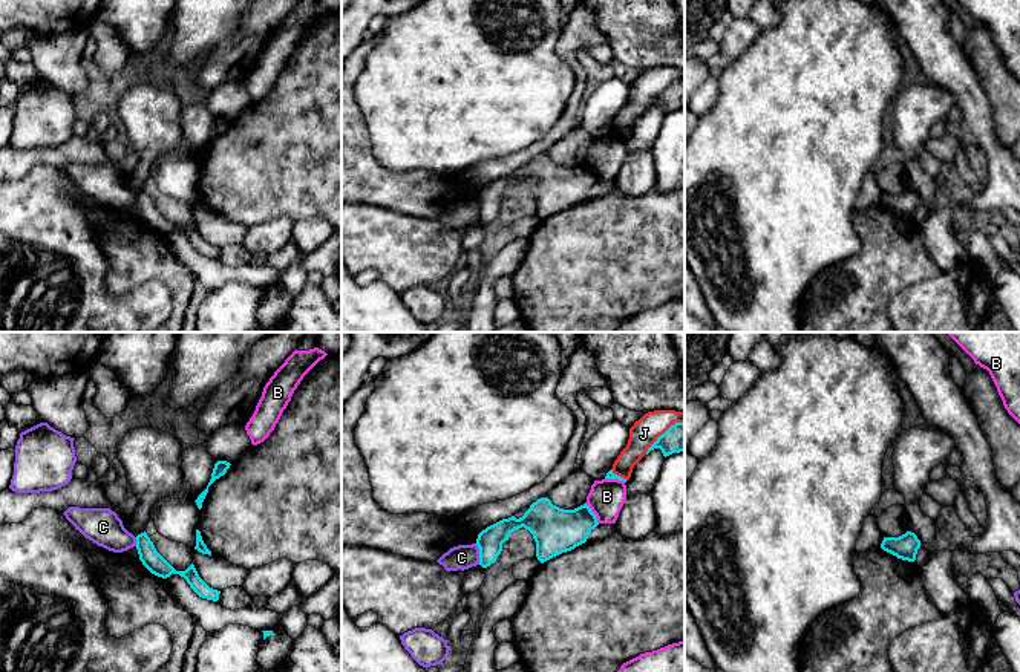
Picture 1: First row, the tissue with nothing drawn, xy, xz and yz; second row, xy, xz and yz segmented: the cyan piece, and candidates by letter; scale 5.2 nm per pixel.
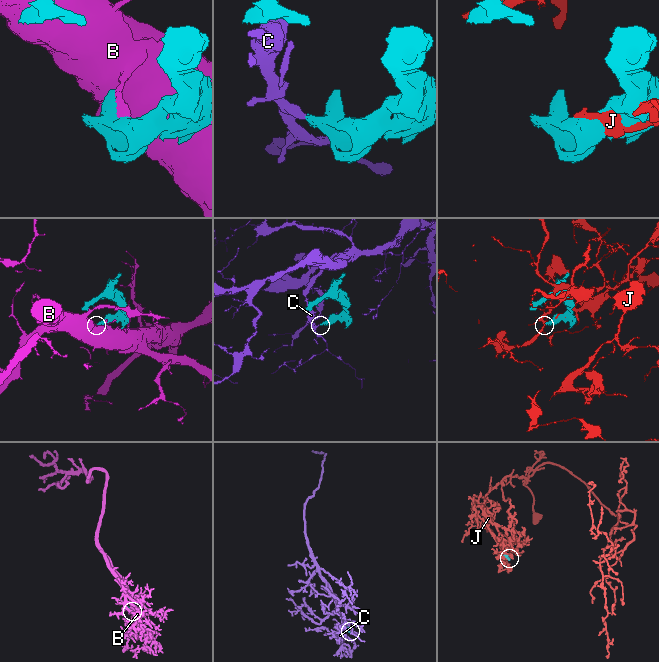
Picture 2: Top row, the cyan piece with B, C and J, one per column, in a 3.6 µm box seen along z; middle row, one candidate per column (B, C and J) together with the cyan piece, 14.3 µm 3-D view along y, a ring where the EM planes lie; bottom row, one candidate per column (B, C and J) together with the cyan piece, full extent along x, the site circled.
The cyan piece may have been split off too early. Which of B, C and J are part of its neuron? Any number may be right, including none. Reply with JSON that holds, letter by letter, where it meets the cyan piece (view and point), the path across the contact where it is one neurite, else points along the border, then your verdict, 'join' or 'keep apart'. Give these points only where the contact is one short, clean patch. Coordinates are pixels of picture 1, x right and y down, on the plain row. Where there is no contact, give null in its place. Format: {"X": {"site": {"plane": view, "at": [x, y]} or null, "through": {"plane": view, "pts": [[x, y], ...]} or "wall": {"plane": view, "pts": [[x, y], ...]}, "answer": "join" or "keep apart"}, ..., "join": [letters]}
{"B": {"site": {"plane": "xz", "at": [593, 170]}, "answer": "keep apart"}, "C": {"site": {"plane": "xz", "at": [480, 212]}, "answer": "keep apart"}, "J": {"site": {"plane": "xz", "at": [663, 91]}, "answer": "keep apart"}, "join": []}

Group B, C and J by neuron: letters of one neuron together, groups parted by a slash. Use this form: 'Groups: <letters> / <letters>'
Groups: B / C / J

